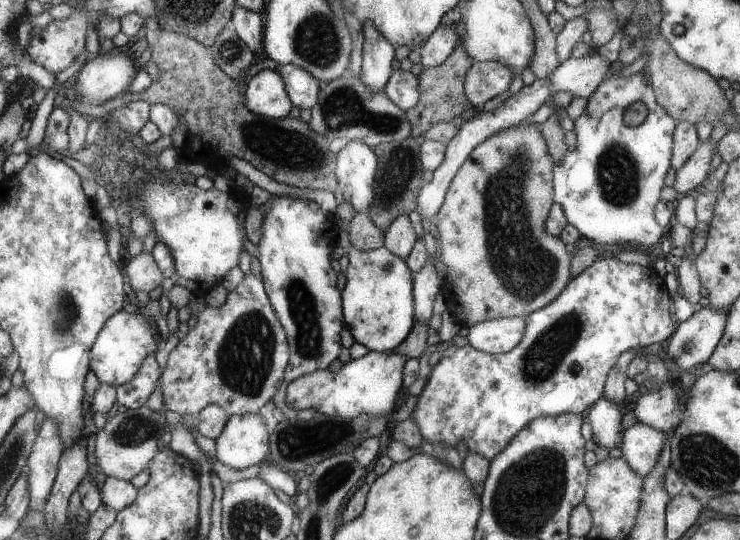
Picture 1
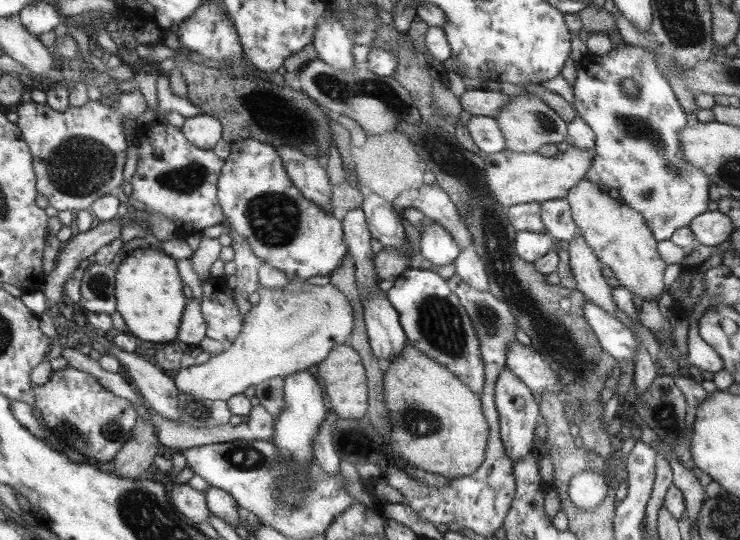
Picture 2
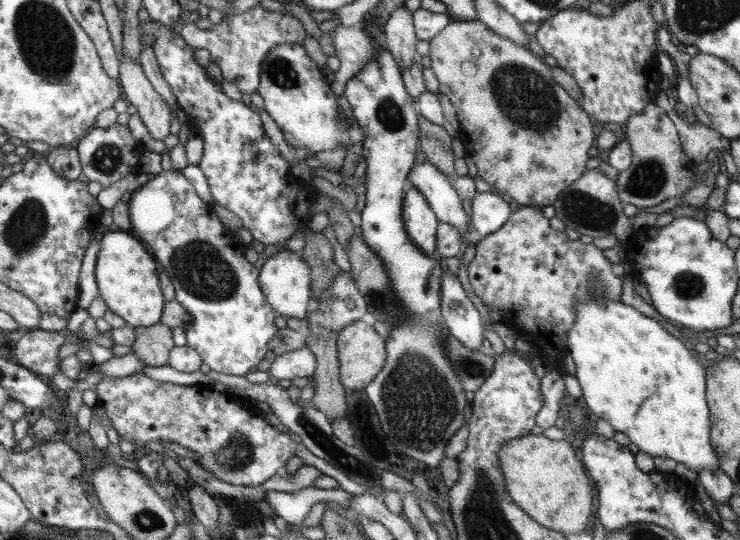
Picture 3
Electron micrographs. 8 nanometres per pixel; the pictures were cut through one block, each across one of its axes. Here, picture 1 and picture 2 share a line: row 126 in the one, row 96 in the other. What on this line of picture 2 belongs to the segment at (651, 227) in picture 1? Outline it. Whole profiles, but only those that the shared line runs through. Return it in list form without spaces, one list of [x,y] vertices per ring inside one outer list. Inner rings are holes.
[[[631,45],[615,46],[615,48],[611,47],[609,52],[602,55],[594,55],[586,52],[575,62],[574,68],[576,78],[572,88],[575,100],[572,108],[575,109],[578,117],[582,118],[585,124],[590,126],[590,129],[594,132],[594,157],[592,158],[592,163],[589,165],[587,174],[585,174],[584,178],[587,178],[588,181],[595,186],[605,187],[608,191],[616,193],[617,196],[622,198],[625,204],[629,205],[629,208],[640,212],[657,242],[671,239],[674,231],[678,231],[683,227],[688,227],[688,224],[695,216],[707,210],[707,188],[709,188],[709,180],[707,180],[707,175],[700,168],[689,164],[689,161],[684,159],[682,144],[678,137],[689,122],[687,113],[681,108],[680,102],[676,100],[676,94],[673,93],[671,86],[668,85],[666,80],[661,78],[662,74],[656,67],[654,55],[643,47]]]

